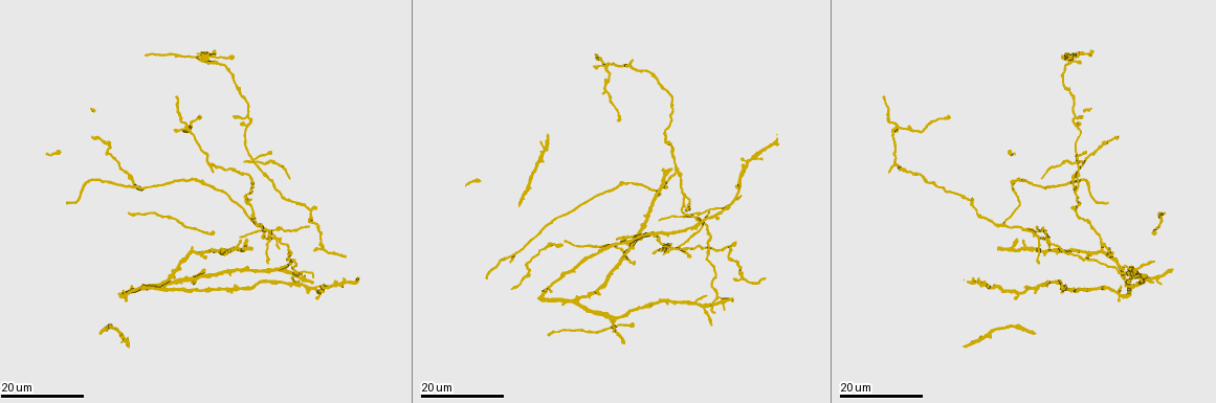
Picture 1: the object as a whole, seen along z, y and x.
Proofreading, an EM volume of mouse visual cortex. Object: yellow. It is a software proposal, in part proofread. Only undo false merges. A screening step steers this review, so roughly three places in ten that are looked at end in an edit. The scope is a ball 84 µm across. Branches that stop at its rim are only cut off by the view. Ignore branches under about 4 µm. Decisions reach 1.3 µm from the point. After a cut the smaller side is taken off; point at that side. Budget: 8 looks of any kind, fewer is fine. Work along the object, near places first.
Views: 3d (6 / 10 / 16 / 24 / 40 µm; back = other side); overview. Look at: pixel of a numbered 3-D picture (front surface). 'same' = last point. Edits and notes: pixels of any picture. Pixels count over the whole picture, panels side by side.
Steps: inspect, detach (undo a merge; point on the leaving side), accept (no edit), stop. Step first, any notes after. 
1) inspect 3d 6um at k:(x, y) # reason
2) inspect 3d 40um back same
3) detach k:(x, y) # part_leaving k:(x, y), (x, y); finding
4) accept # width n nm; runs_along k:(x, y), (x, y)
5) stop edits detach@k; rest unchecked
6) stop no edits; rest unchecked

inspect 3d 16um at 1:(273, 237)

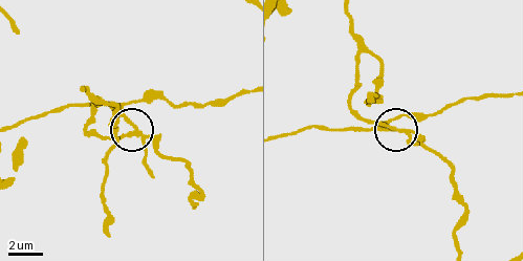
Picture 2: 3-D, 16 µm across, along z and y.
inspect 3d 10um at 2:(133, 128) # closer look

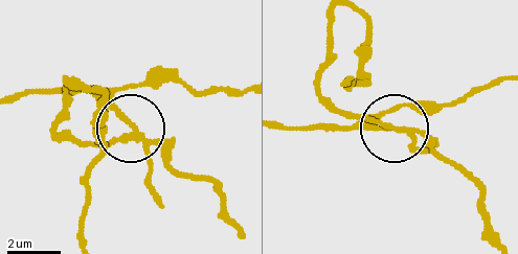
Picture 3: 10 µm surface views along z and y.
detach 3:(151, 174) # part_leaving 3:(143, 132), (114, 100), (118, 90), (240, 87); a second neuron is stuck on

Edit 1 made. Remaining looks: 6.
inspect overview

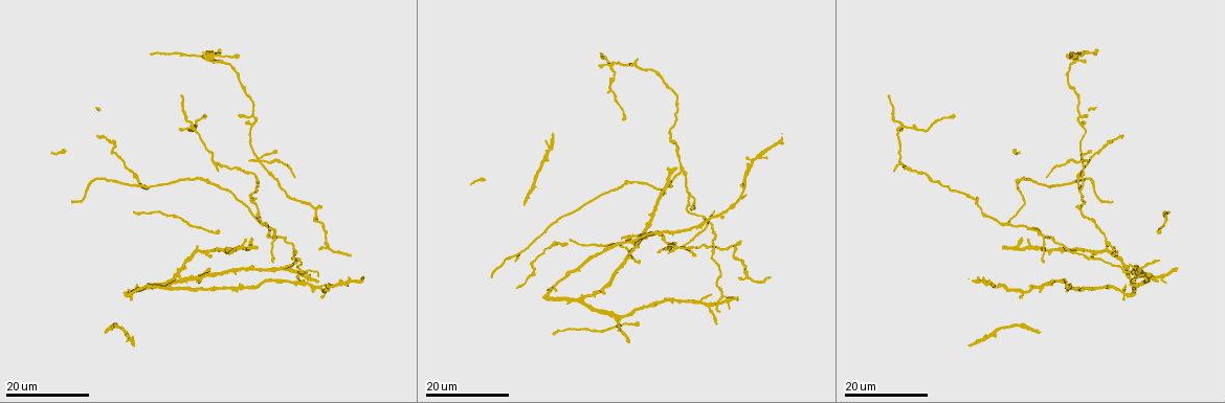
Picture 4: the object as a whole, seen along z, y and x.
inspect 3d 24um at 4:(258, 162) # four or more arms meet

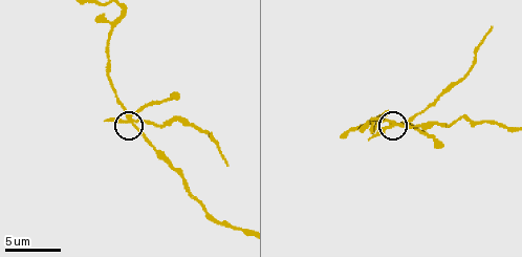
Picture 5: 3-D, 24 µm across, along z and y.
inspect 3d 10um at 5:(135, 120)

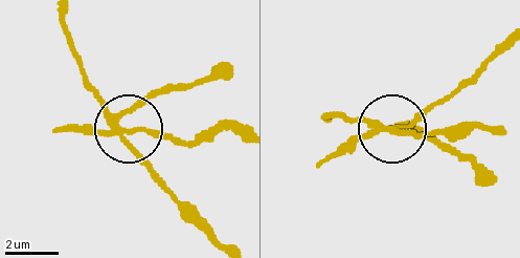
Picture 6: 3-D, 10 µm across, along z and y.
detach 6:(81, 130) # part_leaving 6:(118, 132), (197, 140), (238, 132); two neurons meet here

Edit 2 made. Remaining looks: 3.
inspect 3d 24um at 4:(898, 161) # three-way junction

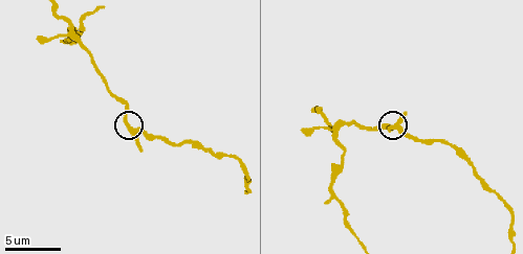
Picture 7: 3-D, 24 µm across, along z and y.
inspect 3d 10um at 7:(126, 125)

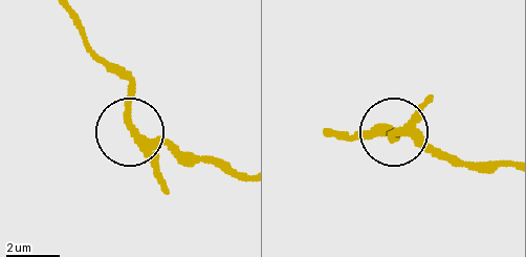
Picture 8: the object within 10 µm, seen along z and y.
accept # width 220 nm; runs_along 8:(244, 174), (183, 158), (131, 131), (123, 68); all the same neuron

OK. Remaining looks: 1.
stop edits detach@3, detach@6; rest unchecked

